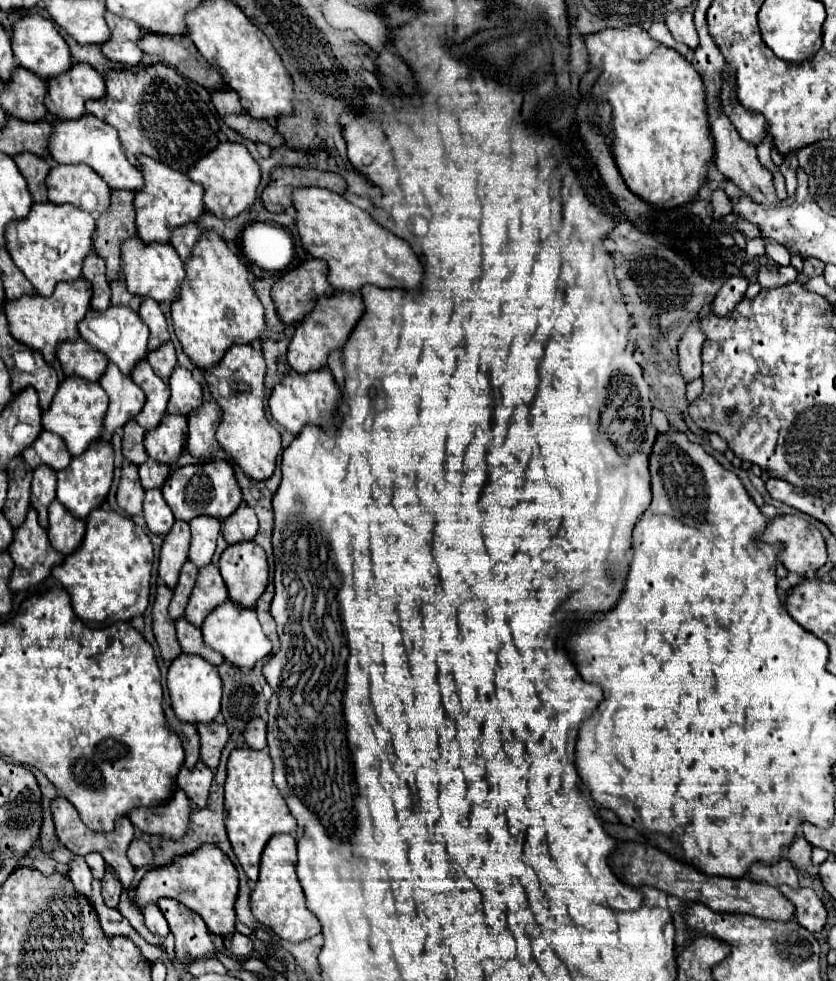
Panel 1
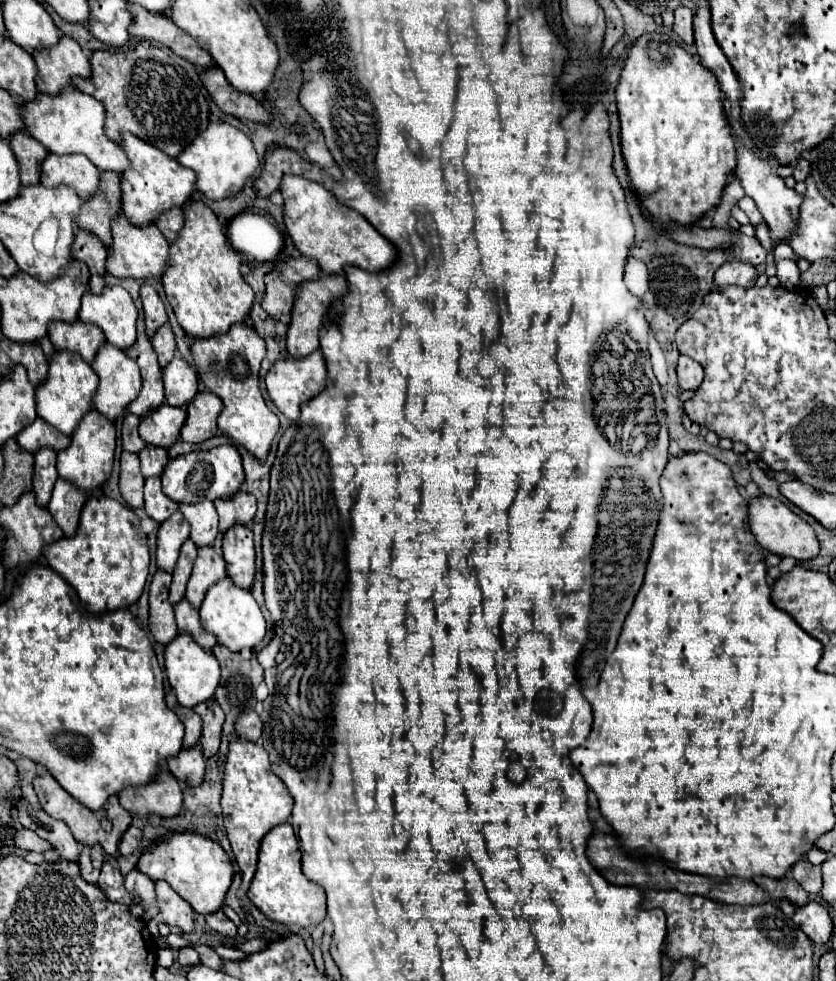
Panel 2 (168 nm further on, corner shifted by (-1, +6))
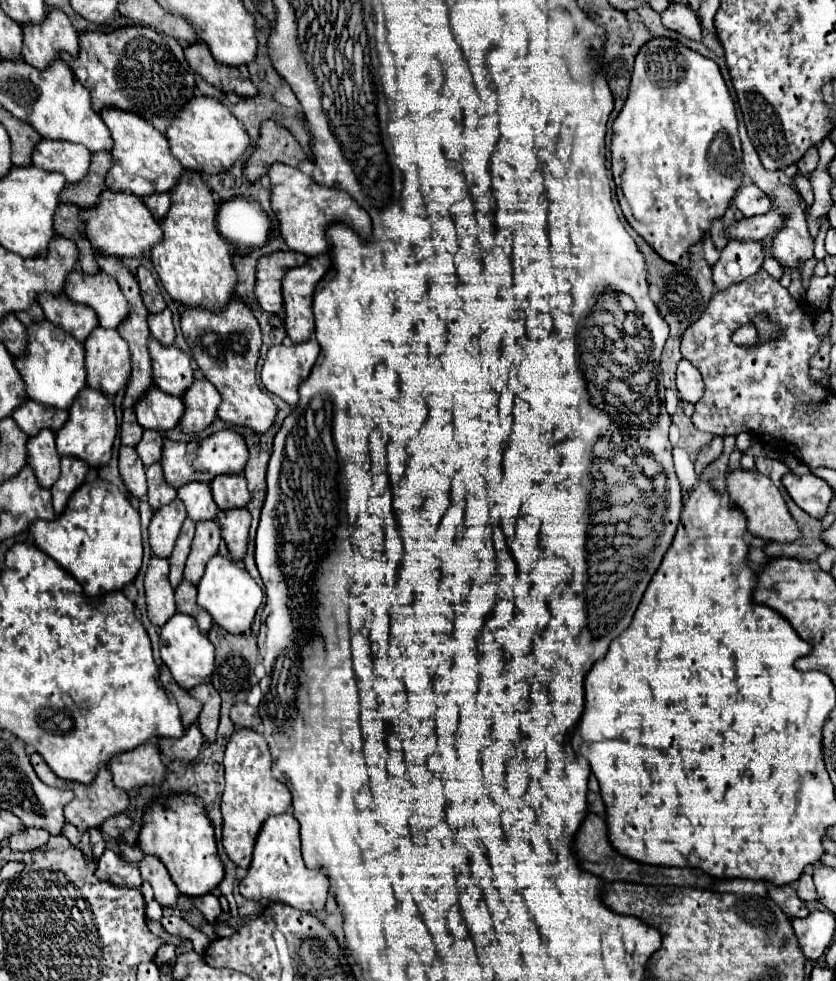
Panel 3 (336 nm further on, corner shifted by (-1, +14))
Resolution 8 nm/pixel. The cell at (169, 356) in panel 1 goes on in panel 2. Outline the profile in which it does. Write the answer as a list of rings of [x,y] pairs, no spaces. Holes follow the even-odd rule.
[[[165,323],[165,325],[153,335],[151,343],[153,343],[153,349],[155,349],[157,357],[159,357],[159,367],[163,369],[163,367],[173,359],[173,355],[175,355],[175,337],[173,337],[173,331],[171,331],[169,323]]]

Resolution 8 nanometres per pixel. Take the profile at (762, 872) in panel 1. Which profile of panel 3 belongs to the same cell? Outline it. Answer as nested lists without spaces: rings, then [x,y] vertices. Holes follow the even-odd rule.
[[[767,883],[767,887],[769,887],[769,897],[777,903],[777,907],[781,911],[787,913],[789,919],[793,919],[793,917],[807,917],[809,915],[807,907],[805,907],[805,901],[801,901],[797,897],[797,893],[795,893],[795,889],[791,885],[777,887],[773,883]]]

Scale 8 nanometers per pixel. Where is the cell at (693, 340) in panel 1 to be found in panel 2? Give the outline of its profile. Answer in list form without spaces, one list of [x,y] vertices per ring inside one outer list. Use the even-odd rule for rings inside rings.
[[[681,355],[677,365],[677,377],[681,389],[697,389],[703,381],[703,369],[697,361],[689,359],[687,355]]]

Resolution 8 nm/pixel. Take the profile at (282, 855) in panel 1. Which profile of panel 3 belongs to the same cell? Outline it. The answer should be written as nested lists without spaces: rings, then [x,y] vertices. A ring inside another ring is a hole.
[[[291,813],[273,815],[263,823],[255,843],[249,873],[239,883],[239,893],[247,899],[255,899],[261,903],[281,901],[307,913],[317,913],[325,907],[325,899],[329,893],[329,879],[325,877],[323,871],[311,871],[305,867],[299,843],[299,821]]]

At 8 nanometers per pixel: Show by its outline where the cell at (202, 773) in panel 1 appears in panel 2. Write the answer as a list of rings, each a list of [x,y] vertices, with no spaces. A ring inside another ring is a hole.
[[[201,747],[183,749],[177,757],[171,757],[167,763],[169,771],[187,787],[199,787],[203,783],[205,775],[205,757],[201,753]]]

